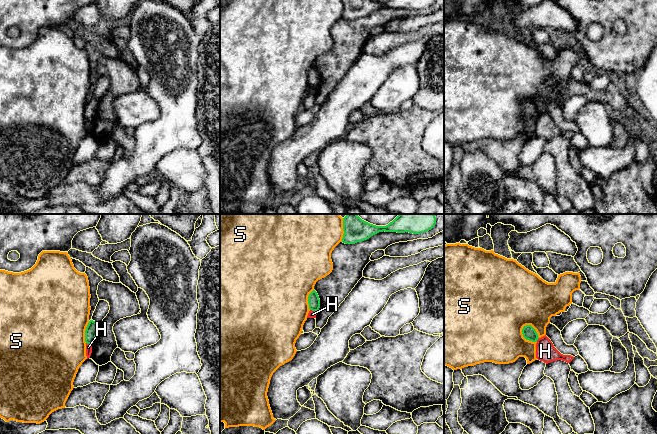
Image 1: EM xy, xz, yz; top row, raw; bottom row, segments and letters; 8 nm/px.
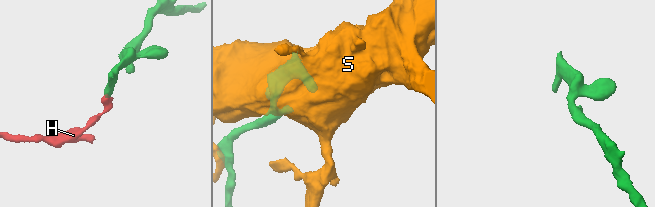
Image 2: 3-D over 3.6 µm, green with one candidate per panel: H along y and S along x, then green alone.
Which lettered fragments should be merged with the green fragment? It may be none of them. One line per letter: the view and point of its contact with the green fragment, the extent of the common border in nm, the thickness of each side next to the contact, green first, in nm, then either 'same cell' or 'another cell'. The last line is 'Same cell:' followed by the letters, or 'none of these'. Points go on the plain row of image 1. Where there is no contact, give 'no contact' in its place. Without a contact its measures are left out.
H: xz (313, 86) | 60 nm | 100/60 nm | another cell
S: yz (524, 113) | 170 nm | 110/440 nm | another cell
Same cell: none of these

